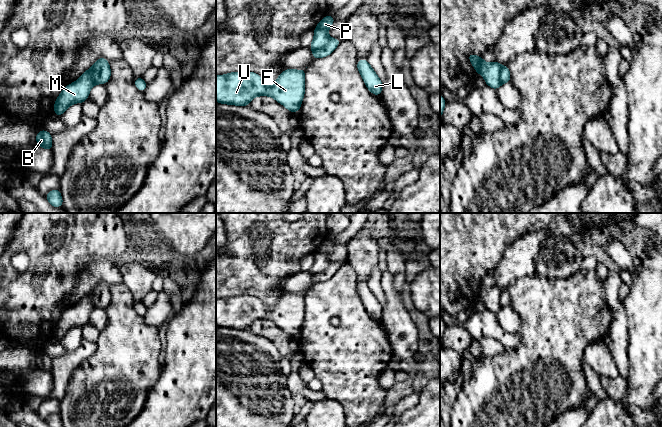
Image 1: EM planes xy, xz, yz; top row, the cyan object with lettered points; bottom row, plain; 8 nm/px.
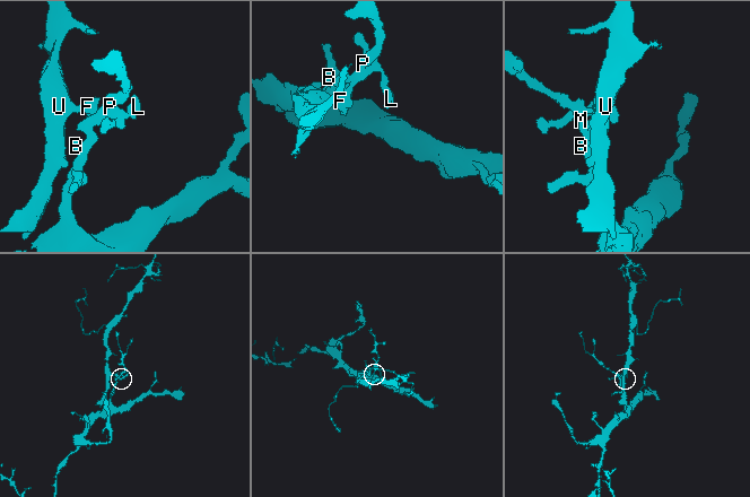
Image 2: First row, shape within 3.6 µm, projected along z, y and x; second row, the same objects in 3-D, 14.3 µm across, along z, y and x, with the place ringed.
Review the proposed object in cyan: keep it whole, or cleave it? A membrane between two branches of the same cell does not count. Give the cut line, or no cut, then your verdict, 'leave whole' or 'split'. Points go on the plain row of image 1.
cut xz (330, 262), (324, 270), (313, 275); split

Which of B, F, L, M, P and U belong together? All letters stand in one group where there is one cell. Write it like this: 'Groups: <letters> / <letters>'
Groups: B M P / F L U

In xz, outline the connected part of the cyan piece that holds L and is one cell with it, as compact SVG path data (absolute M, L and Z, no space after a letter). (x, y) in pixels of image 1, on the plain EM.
M358 283L357 284L357 293L366 309L368 314L380 321L382 316L382 305L377 300L376 296L373 294L373 292L370 290L367 283Z

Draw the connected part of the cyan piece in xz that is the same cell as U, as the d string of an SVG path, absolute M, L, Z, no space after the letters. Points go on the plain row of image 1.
M285 293L272 309L250 295L216 299L216 325L243 331L256 320L271 320L294 338L305 319L305 294Z

